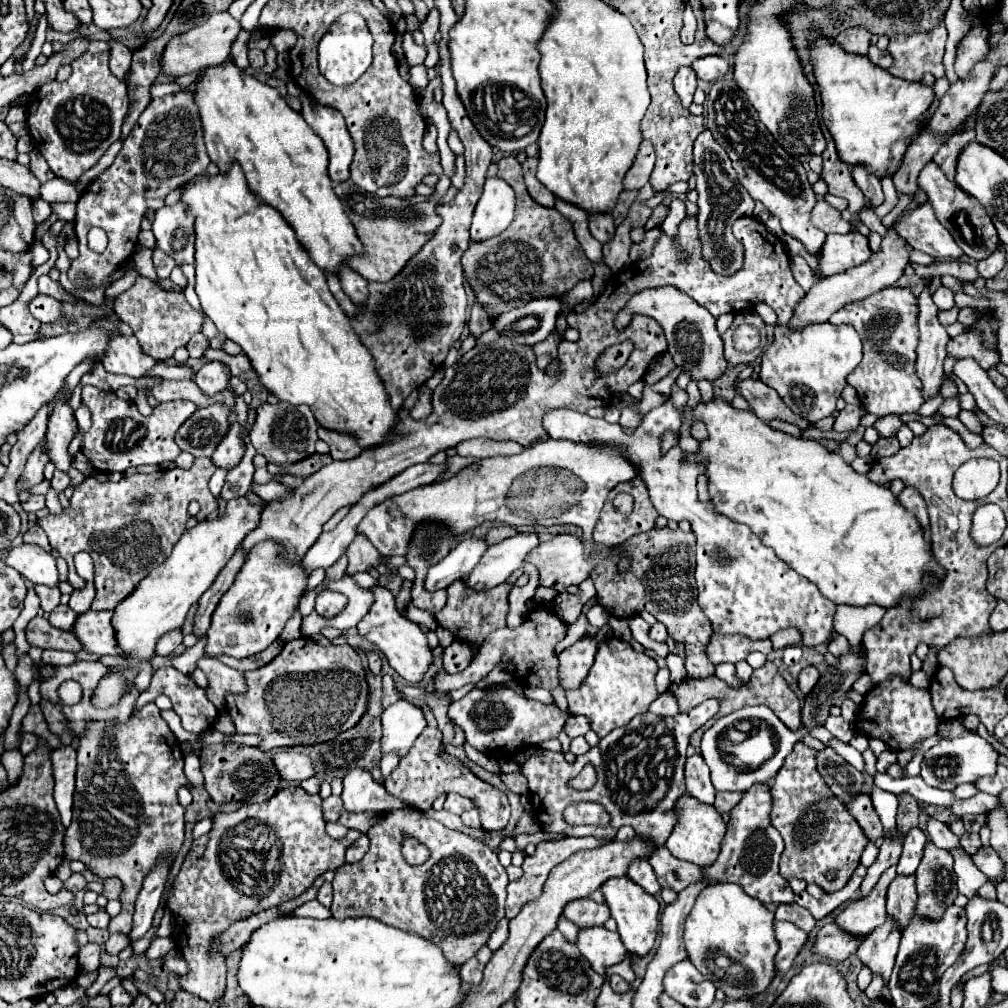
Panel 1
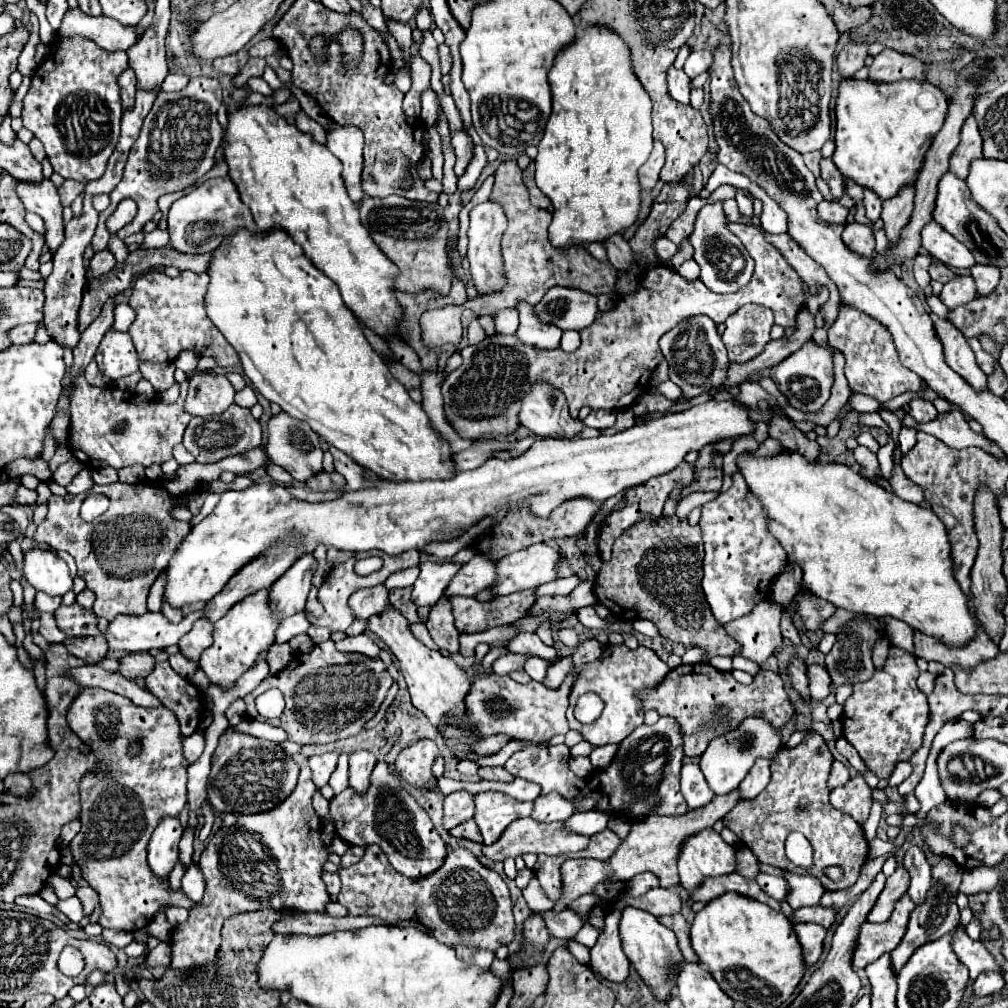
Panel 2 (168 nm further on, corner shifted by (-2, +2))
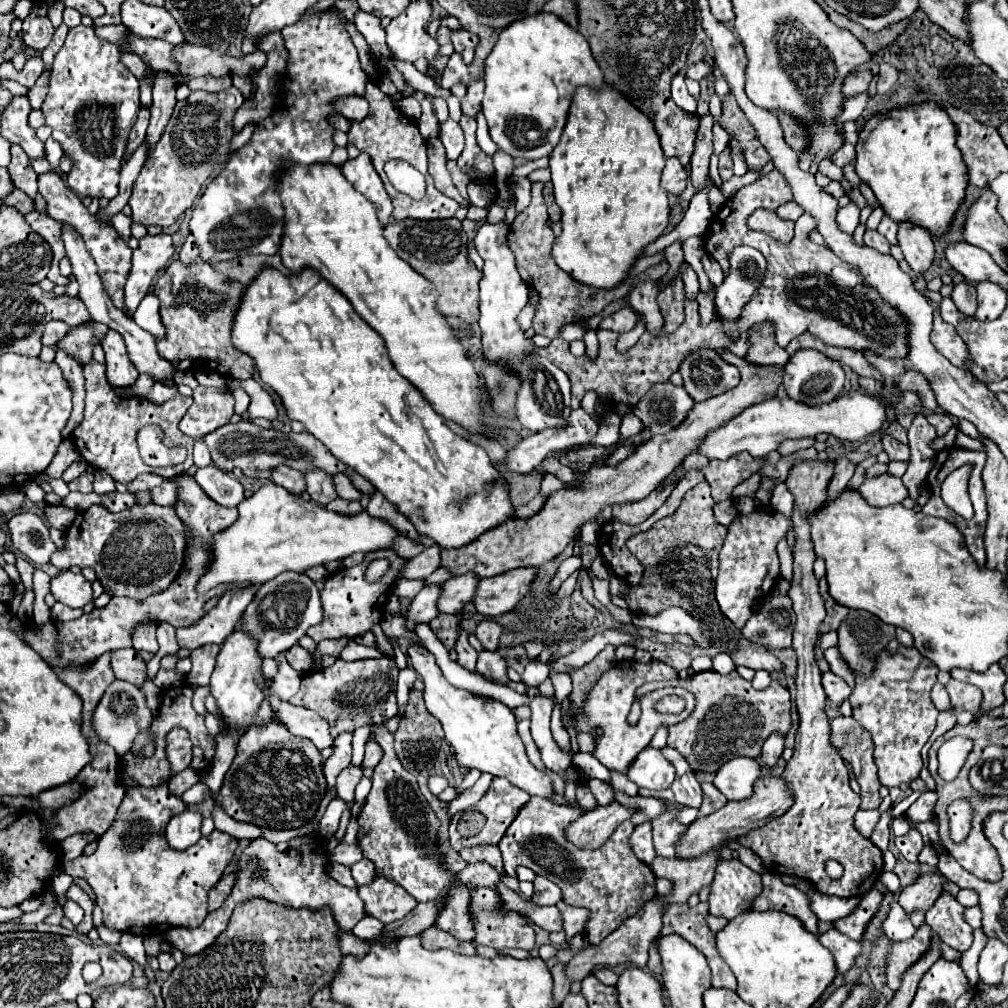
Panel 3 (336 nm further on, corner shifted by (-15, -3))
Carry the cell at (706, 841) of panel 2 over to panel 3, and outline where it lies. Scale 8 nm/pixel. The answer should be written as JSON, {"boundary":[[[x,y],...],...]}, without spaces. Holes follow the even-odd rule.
{"boundary":[[[719,858],[715,868],[715,878],[711,882],[709,912],[713,916],[725,916],[727,920],[749,910],[749,902],[763,888],[761,876],[755,874],[741,860]]]}

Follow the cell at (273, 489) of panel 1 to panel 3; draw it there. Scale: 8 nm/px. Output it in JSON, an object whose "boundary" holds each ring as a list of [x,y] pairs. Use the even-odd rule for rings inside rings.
{"boundary":[[[217,466],[199,468],[193,480],[203,488],[203,492],[221,506],[237,506],[245,498],[245,488],[229,472],[219,470]]]}

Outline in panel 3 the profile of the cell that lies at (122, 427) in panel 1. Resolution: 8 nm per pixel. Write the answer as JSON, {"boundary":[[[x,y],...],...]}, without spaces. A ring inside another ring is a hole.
{"boundary":[[[91,360],[85,366],[85,412],[83,412],[83,422],[73,430],[73,442],[79,450],[79,454],[83,456],[83,460],[87,460],[91,466],[105,470],[113,480],[121,482],[121,484],[129,484],[135,476],[139,476],[141,472],[155,472],[163,478],[171,478],[175,476],[175,466],[167,466],[167,468],[155,468],[143,462],[143,458],[139,456],[139,446],[137,446],[137,432],[149,424],[159,424],[163,428],[163,432],[171,432],[171,438],[177,438],[177,444],[183,444],[187,448],[187,460],[183,462],[183,470],[187,470],[189,466],[193,466],[193,442],[191,436],[183,434],[179,430],[179,422],[185,416],[187,408],[191,406],[193,398],[189,396],[181,396],[177,394],[171,402],[165,404],[153,404],[147,398],[137,398],[137,396],[117,396],[113,392],[113,388],[107,384],[105,378],[105,366],[99,364],[97,360]]]}

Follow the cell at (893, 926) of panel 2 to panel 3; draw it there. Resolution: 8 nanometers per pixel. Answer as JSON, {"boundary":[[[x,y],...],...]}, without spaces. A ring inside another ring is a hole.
{"boundary":[[[925,922],[917,928],[913,938],[889,942],[885,978],[887,978],[887,986],[891,990],[899,988],[899,974],[903,974],[903,970],[907,970],[907,966],[911,966],[913,962],[919,960],[919,956],[929,948],[929,942],[931,942],[931,928]]]}

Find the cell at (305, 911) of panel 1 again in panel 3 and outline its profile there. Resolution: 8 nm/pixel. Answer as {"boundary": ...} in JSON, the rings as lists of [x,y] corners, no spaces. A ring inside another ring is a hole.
{"boundary":[[[363,916],[357,926],[353,928],[353,934],[359,936],[359,938],[377,938],[383,930],[383,924],[377,920],[377,918],[371,918],[371,916]]]}

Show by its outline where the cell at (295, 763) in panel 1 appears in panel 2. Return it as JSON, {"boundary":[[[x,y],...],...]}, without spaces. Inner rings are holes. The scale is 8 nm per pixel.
{"boundary":[[[330,751],[330,753],[322,753],[322,755],[314,755],[310,757],[310,769],[314,775],[314,783],[316,787],[324,787],[330,781],[330,775],[336,769],[336,761],[338,761],[340,751]]]}

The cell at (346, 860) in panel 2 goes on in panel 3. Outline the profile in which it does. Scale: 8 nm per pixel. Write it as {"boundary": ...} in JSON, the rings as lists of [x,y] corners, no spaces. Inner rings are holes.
{"boundary":[[[363,858],[361,862],[353,864],[351,866],[351,872],[353,872],[353,878],[355,882],[361,886],[361,884],[369,884],[373,878],[375,878],[375,864],[367,858]]]}

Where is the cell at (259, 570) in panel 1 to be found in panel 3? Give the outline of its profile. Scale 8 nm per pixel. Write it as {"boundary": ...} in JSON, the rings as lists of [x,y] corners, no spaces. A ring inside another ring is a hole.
{"boundary":[[[237,628],[227,640],[221,644],[221,652],[217,656],[217,666],[213,670],[209,688],[217,700],[217,708],[229,726],[247,726],[263,700],[265,678],[261,670],[263,658],[259,656],[259,642],[245,634],[245,630]]]}

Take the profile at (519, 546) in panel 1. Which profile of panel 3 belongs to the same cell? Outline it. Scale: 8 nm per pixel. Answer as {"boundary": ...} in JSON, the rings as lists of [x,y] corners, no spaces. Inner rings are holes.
{"boundary":[[[461,574],[455,578],[449,578],[447,582],[443,582],[443,598],[439,598],[439,610],[453,614],[457,610],[461,610],[467,602],[473,600],[475,592],[477,592],[477,584],[479,584],[479,576],[475,574]]]}

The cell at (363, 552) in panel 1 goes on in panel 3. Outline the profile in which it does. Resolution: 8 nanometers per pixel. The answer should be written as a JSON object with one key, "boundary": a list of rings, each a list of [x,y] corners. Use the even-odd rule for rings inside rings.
{"boundary":[[[377,550],[375,554],[365,554],[363,562],[359,562],[353,568],[341,568],[337,572],[333,572],[331,576],[327,576],[325,580],[325,588],[321,592],[321,602],[323,602],[323,622],[319,622],[317,626],[307,630],[307,636],[311,636],[315,642],[325,640],[325,638],[341,638],[341,636],[361,636],[367,630],[371,630],[375,624],[381,622],[383,618],[383,608],[387,604],[387,598],[391,594],[391,588],[399,576],[399,572],[405,568],[407,560],[397,556],[393,550]],[[375,558],[387,558],[391,562],[389,572],[385,574],[385,578],[381,582],[365,582],[363,572],[367,568],[367,564]]]}

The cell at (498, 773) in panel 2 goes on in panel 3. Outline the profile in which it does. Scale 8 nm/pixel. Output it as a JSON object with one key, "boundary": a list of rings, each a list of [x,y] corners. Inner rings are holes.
{"boundary":[[[483,772],[483,774],[481,774],[481,778],[475,782],[475,786],[473,786],[473,788],[469,788],[469,790],[461,792],[461,794],[451,802],[451,806],[449,806],[449,814],[453,816],[455,812],[461,812],[461,810],[471,808],[471,806],[473,806],[473,804],[483,796],[483,792],[487,790],[487,786],[491,786],[493,778],[495,778],[493,774]]]}

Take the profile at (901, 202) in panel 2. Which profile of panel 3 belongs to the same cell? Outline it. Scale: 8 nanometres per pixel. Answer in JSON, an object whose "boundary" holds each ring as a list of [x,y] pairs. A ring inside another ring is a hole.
{"boundary":[[[899,222],[897,240],[903,250],[905,262],[911,266],[913,272],[921,274],[933,264],[935,248],[931,242],[931,234],[925,228],[915,226],[911,222]]]}

